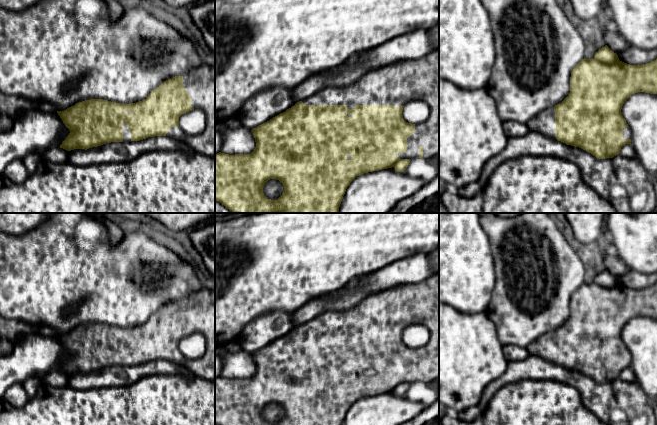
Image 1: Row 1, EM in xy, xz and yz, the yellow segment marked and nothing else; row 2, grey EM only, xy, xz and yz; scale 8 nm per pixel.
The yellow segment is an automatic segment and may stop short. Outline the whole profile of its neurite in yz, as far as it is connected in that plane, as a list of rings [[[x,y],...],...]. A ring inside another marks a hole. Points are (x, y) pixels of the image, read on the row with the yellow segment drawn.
[[[607,45],[592,59],[582,59],[571,72],[570,92],[559,104],[536,115],[527,122],[531,131],[540,132],[567,145],[579,147],[597,159],[613,158],[625,144],[631,144],[631,129],[622,116],[624,102],[634,93],[657,94],[657,59],[642,65],[630,65],[619,60]]]

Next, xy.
[[[203,64],[193,68],[183,76],[175,76],[164,81],[151,91],[146,99],[130,104],[111,102],[103,99],[90,99],[76,103],[64,111],[57,111],[70,133],[60,148],[67,151],[89,149],[111,142],[140,141],[148,137],[167,136],[184,142],[195,153],[215,158],[215,67]],[[194,109],[201,109],[206,115],[205,130],[197,135],[187,135],[179,126],[179,117]]]

